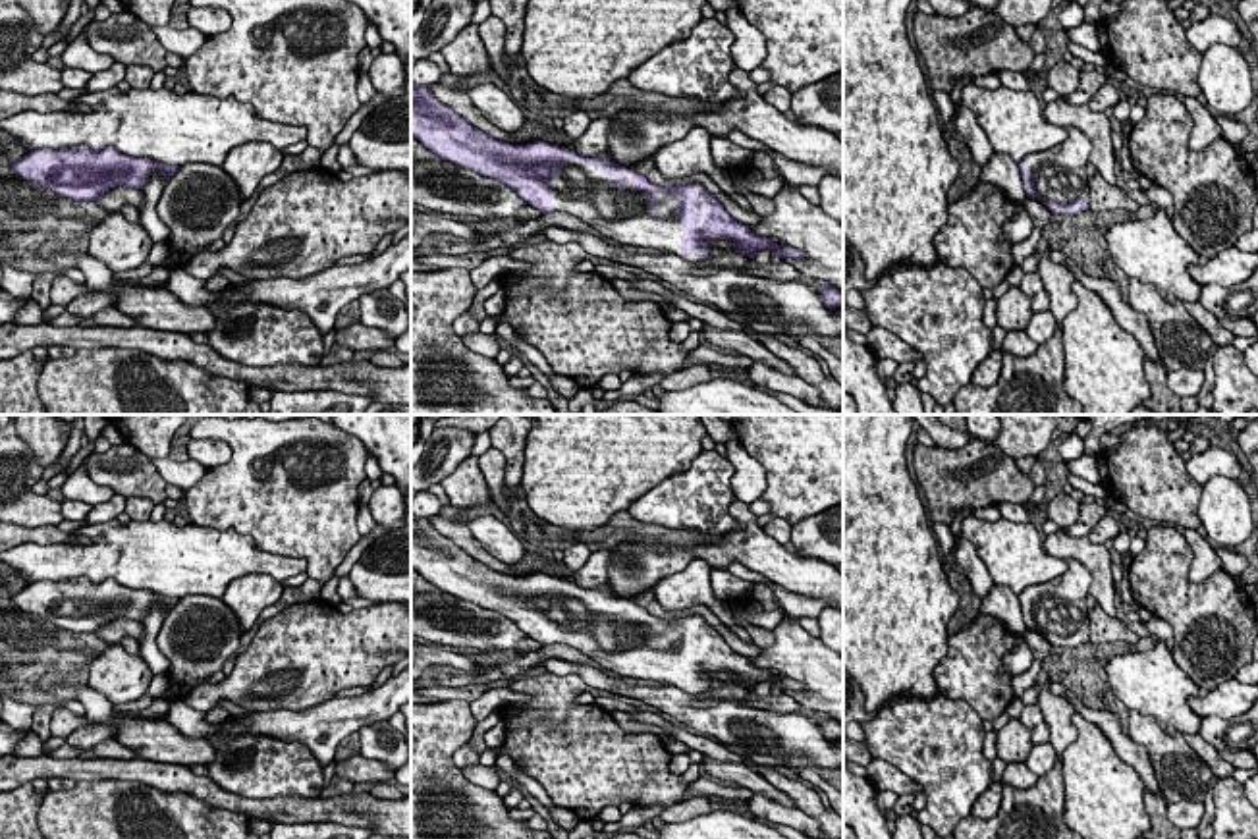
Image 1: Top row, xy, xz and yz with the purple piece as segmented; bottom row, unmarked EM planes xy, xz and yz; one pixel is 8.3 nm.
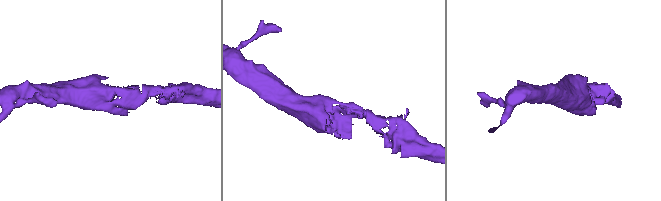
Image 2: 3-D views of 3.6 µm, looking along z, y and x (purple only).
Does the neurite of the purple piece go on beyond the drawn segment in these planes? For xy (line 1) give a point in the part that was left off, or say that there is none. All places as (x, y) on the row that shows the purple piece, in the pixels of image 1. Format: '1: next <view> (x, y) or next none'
1: next none

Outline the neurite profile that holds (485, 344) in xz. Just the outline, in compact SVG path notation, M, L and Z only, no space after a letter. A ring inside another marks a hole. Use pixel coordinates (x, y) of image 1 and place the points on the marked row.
M480 330L475 334L465 334L461 341L475 353L496 359L500 353L498 338L494 334L482 334Z

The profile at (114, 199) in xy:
M118 185L100 195L95 203L110 212L122 210L125 204L131 204L139 210L143 204L143 193L139 189Z

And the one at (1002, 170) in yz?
M1003 152L992 154L990 162L980 170L980 179L999 187L1007 201L1025 203L1026 199L1019 164Z

